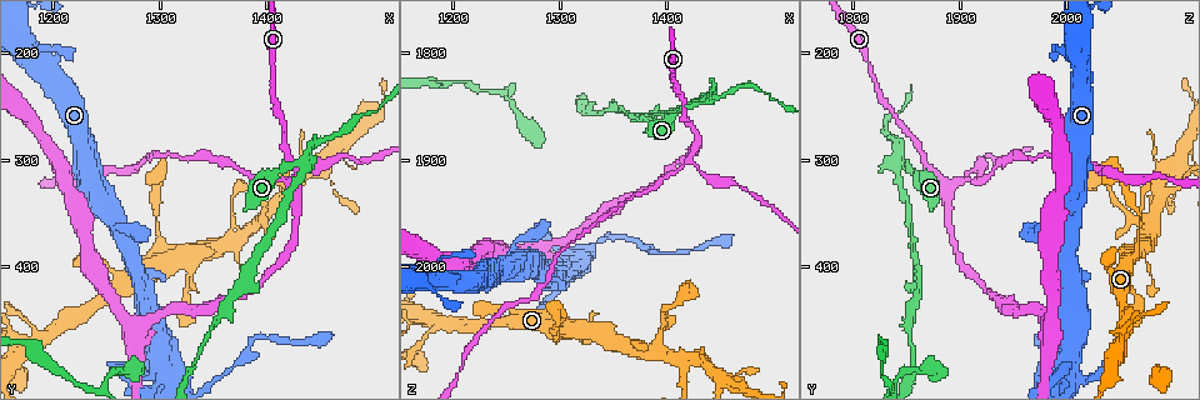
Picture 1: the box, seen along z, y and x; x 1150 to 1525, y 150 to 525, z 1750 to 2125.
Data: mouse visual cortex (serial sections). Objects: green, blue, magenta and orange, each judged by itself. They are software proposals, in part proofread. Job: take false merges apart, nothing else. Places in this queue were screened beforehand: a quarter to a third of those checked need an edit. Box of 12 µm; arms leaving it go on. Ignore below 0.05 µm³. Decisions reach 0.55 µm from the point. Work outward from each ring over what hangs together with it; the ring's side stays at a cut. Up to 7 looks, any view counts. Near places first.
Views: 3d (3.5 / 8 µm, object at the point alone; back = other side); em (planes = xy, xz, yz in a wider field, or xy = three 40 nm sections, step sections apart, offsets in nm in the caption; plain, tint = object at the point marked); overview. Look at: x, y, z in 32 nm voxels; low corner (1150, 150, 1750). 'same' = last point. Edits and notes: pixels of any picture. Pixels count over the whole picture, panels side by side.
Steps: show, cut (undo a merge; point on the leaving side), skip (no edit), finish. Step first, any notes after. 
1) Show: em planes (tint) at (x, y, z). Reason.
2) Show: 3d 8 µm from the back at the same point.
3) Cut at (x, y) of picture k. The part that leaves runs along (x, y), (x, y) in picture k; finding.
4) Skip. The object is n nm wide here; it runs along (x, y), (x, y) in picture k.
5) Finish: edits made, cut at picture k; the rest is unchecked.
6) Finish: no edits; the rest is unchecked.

Show: 3d 3.5 µm from the back at (1430, 304, 1846). Sharp bend.

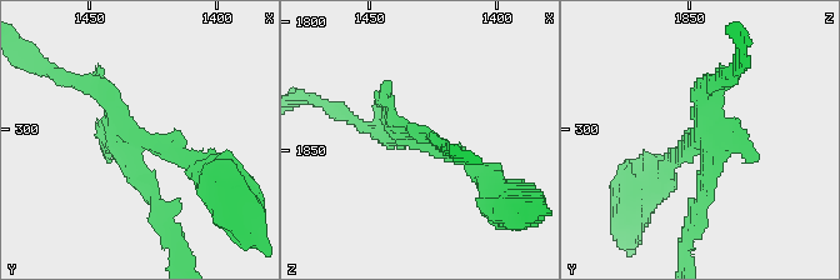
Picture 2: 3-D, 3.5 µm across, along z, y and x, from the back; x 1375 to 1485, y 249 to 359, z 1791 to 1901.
Show: em planes (tint) at (1432, 305, 1847). Now the EM.

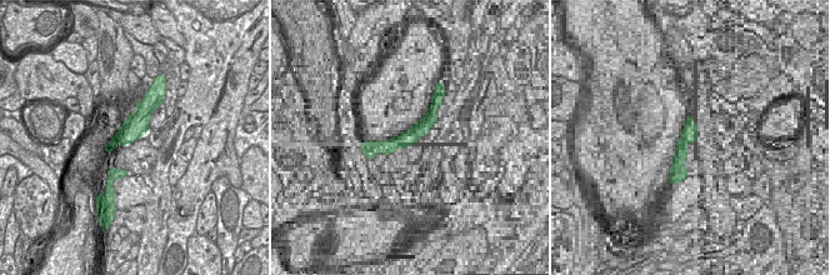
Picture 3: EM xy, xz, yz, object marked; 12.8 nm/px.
Cut at (703, 194) of picture 2. The object is 320 nm wide here; the part that leaves runs along (700, 143), (706, 193), (684, 246) in picture 2; two cells meet here.

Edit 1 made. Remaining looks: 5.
Show: overview.

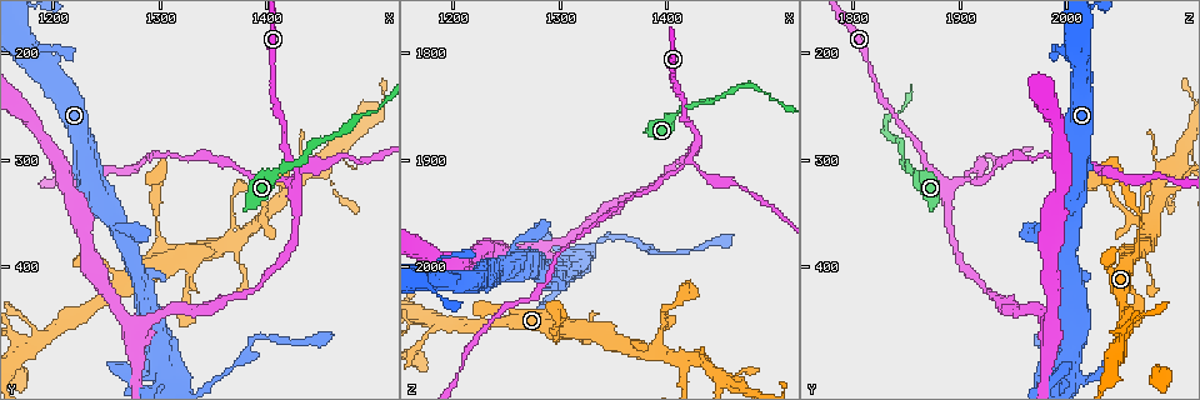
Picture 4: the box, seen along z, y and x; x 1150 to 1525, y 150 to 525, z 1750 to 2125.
Show: 3d 3.5 µm from the back at (1386, 466, 1988). Sharp bend.

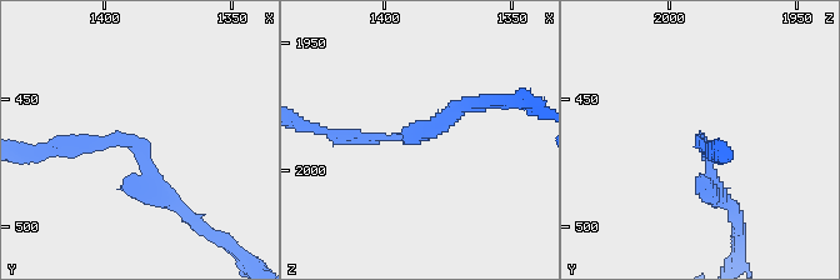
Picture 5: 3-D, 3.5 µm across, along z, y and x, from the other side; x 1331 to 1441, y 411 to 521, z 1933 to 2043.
Show: em xy step 5 (tint) at the same point. The arms are 150, 200 nm wide; now the EM.

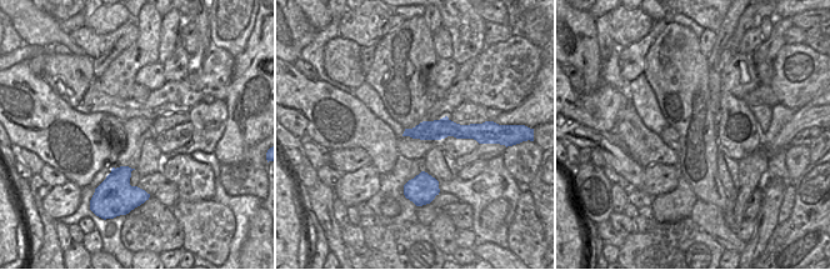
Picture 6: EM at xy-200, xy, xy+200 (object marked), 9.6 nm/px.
Cut at (104, 140) of picture 5. Two cells meet here.

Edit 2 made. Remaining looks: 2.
Show: 3d 3.5 µm from the back at (1300, 392, 2066).

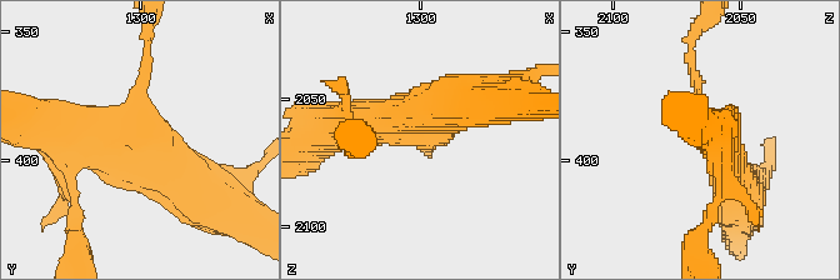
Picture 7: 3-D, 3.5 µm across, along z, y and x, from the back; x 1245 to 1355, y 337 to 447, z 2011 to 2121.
Show: em planes (tint) at (1300, 393, 2063).

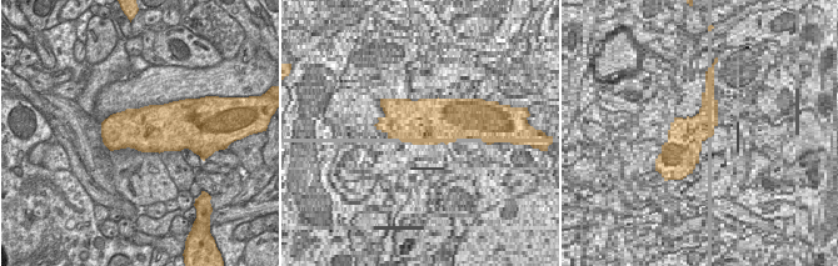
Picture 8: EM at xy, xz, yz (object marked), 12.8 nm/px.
Skip. 3 arms meet here; it runs along (735, 183), (700, 133), (691, 55) in picture 7; continuous, no second cell.

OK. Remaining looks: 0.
Finish: edits made, cut at picture 2, cut at picture 5; the rest is unchecked.

